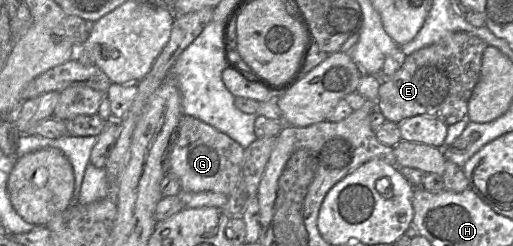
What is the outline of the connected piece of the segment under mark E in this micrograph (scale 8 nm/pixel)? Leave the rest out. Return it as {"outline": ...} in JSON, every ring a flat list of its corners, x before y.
{"outline":[[453,32,437,43,405,56,403,65,393,76,381,78,376,107,386,121,394,123,416,115,437,118,447,126,461,121,467,116,487,46,482,39,469,33]]}

